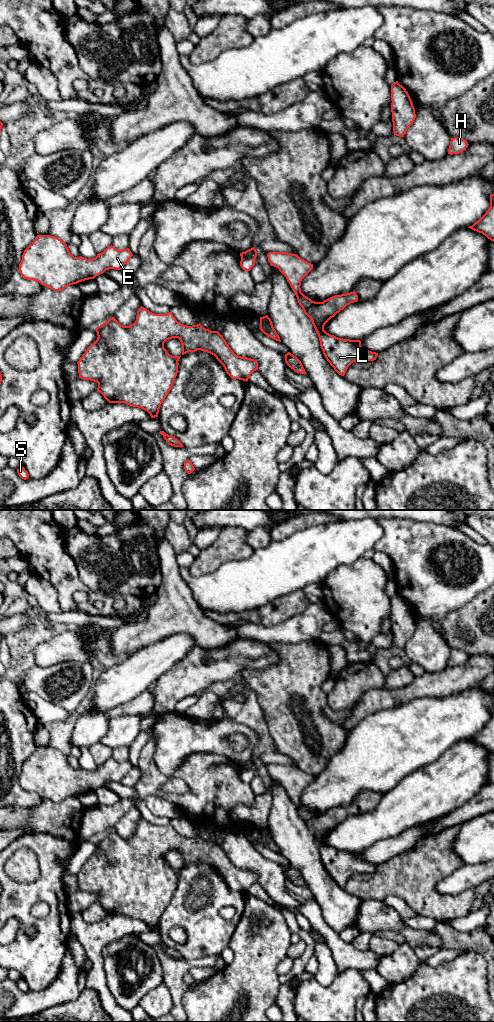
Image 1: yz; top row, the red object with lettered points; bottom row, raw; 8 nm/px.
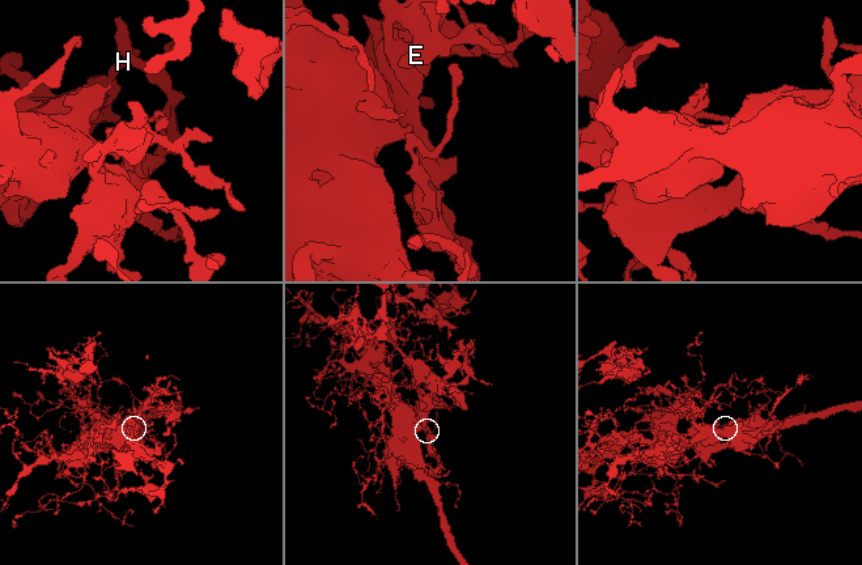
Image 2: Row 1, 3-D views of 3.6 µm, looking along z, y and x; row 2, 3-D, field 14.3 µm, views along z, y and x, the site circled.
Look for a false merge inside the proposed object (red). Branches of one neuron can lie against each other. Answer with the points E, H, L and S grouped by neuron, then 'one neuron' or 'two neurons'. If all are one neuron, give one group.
E L / H S; two neurons

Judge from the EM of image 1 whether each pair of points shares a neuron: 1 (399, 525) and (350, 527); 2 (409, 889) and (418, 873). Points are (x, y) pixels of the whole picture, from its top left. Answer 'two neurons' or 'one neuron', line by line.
1: two neurons
2: one neuron

